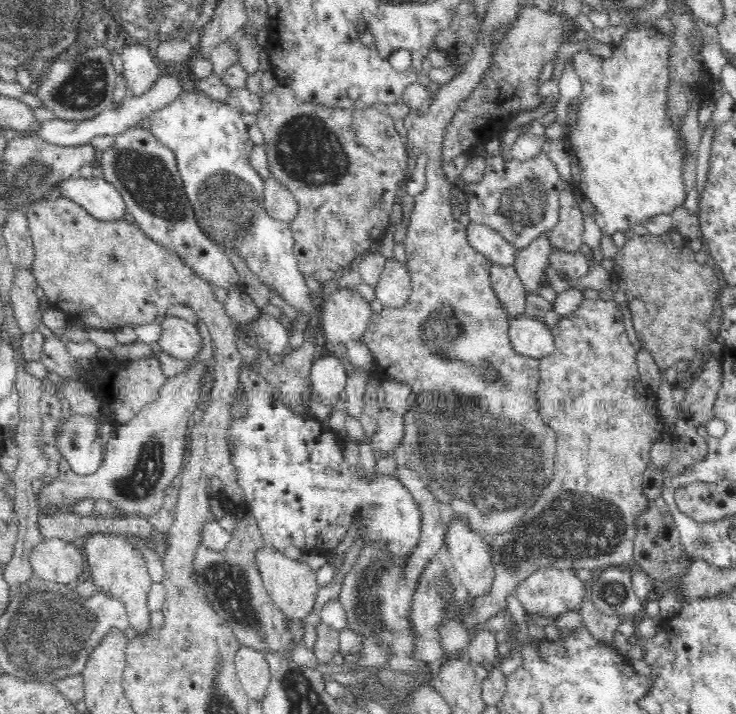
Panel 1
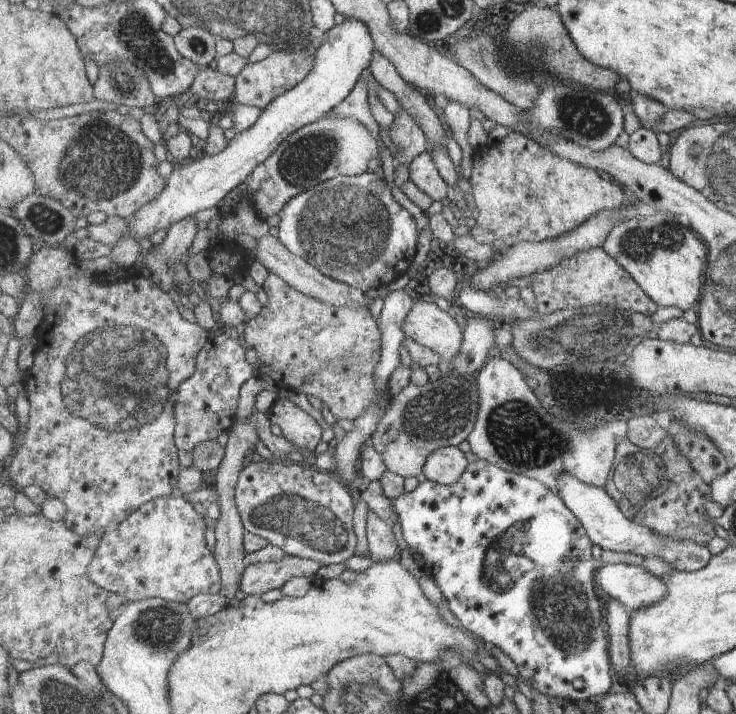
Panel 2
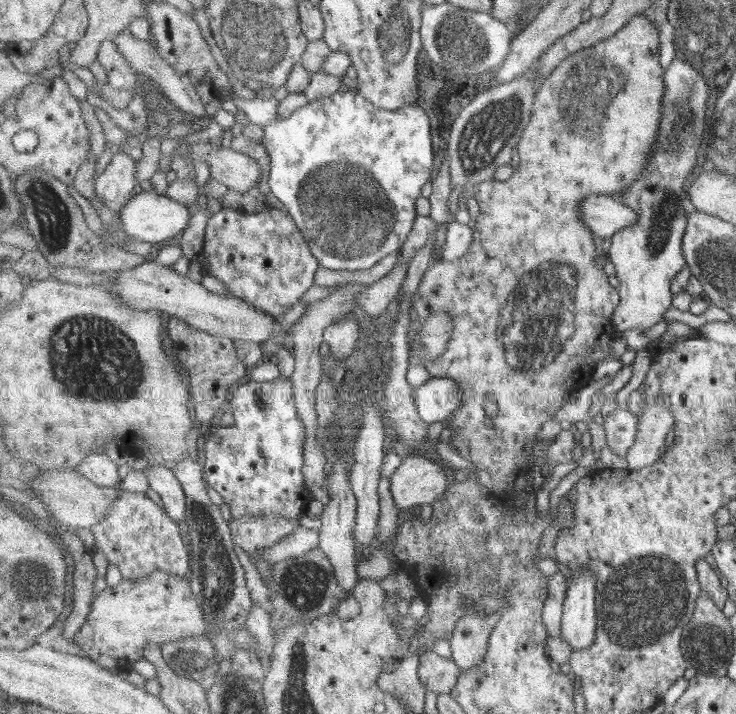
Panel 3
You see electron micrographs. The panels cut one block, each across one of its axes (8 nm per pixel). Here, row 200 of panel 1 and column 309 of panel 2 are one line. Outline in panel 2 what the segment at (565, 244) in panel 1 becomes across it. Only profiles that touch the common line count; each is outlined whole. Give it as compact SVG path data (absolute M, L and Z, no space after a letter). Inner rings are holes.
M290 554L278 561L249 564L242 576L241 595L259 596L279 589L295 577L312 577L321 566L320 562Z

